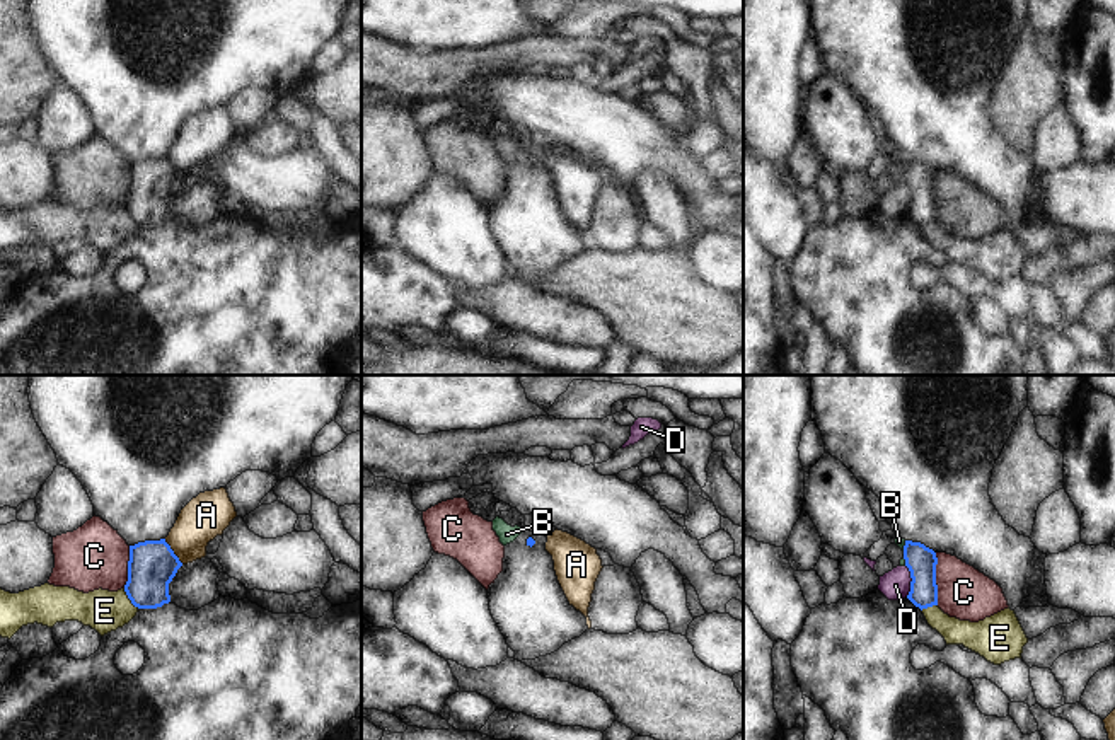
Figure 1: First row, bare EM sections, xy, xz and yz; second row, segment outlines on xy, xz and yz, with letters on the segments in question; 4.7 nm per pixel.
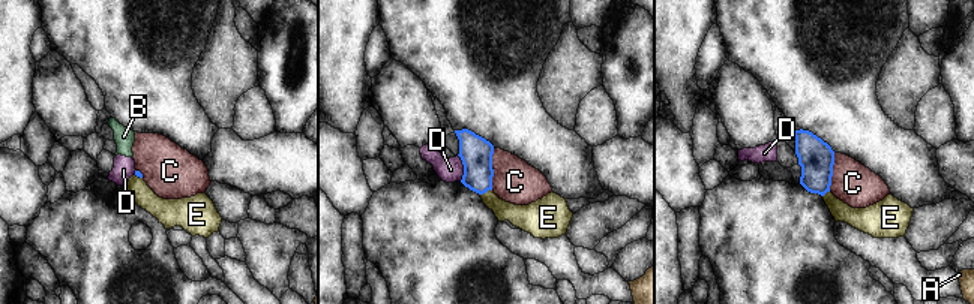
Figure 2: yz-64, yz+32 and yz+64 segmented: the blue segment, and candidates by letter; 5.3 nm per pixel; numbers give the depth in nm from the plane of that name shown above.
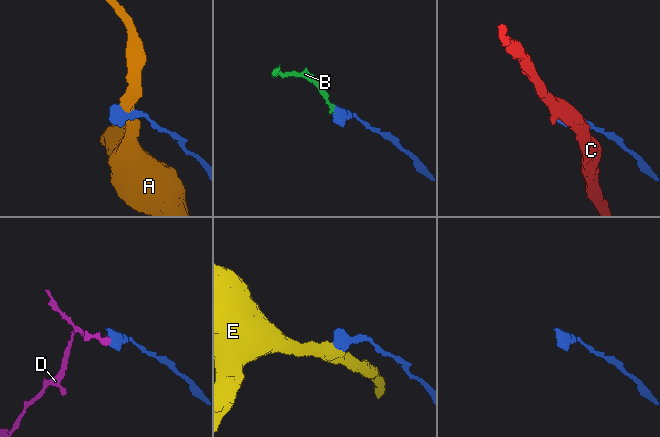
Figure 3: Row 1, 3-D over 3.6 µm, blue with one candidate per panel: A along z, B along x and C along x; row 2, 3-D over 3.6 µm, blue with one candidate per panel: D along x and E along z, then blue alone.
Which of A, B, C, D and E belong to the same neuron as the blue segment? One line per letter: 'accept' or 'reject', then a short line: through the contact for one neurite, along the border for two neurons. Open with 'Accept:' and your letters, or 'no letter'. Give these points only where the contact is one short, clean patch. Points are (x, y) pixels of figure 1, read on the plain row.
Accept: no letter
A: reject; line xy (164, 157), (183, 181)
B: reject; line yz (906, 159), (902, 167)
C: reject
D: reject; line yz (906, 183), (911, 193), (907, 213)
E: reject

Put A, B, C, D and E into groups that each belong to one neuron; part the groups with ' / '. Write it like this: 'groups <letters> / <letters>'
groups A / B D / C / E

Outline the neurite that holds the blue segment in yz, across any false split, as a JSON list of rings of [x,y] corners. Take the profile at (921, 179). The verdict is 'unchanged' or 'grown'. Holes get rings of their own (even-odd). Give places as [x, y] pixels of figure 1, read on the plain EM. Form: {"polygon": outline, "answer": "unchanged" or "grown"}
{"polygon": [[[905,159],[904,177],[912,196],[907,217],[921,228],[938,223],[936,171],[921,160]]], "answer": "unchanged"}

